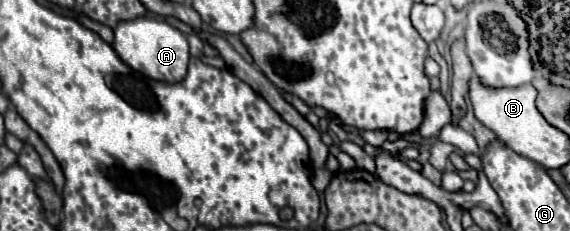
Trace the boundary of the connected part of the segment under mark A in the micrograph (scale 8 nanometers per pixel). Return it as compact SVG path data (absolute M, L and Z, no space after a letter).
M134 18L134 20L122 20L114 28L114 50L118 56L136 72L152 78L152 80L164 80L164 82L180 82L186 76L188 68L188 40L186 36L160 20L154 18Z

